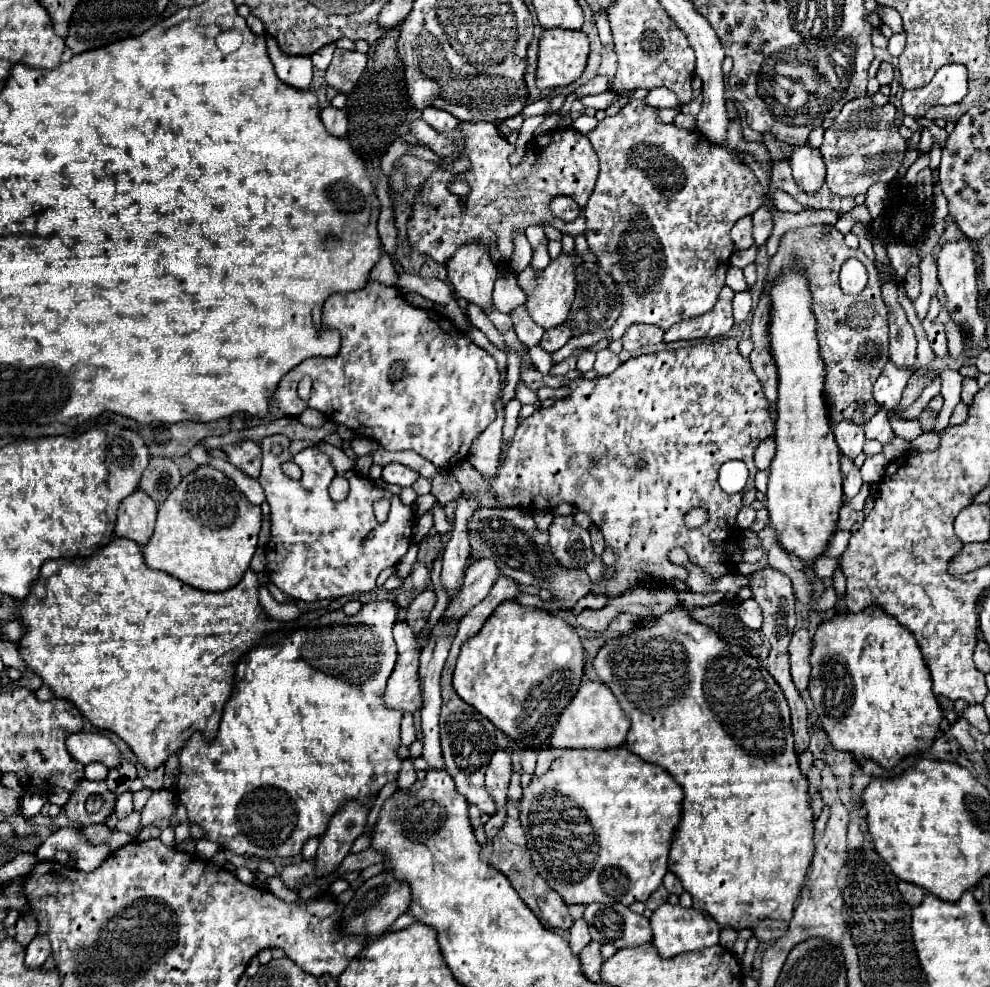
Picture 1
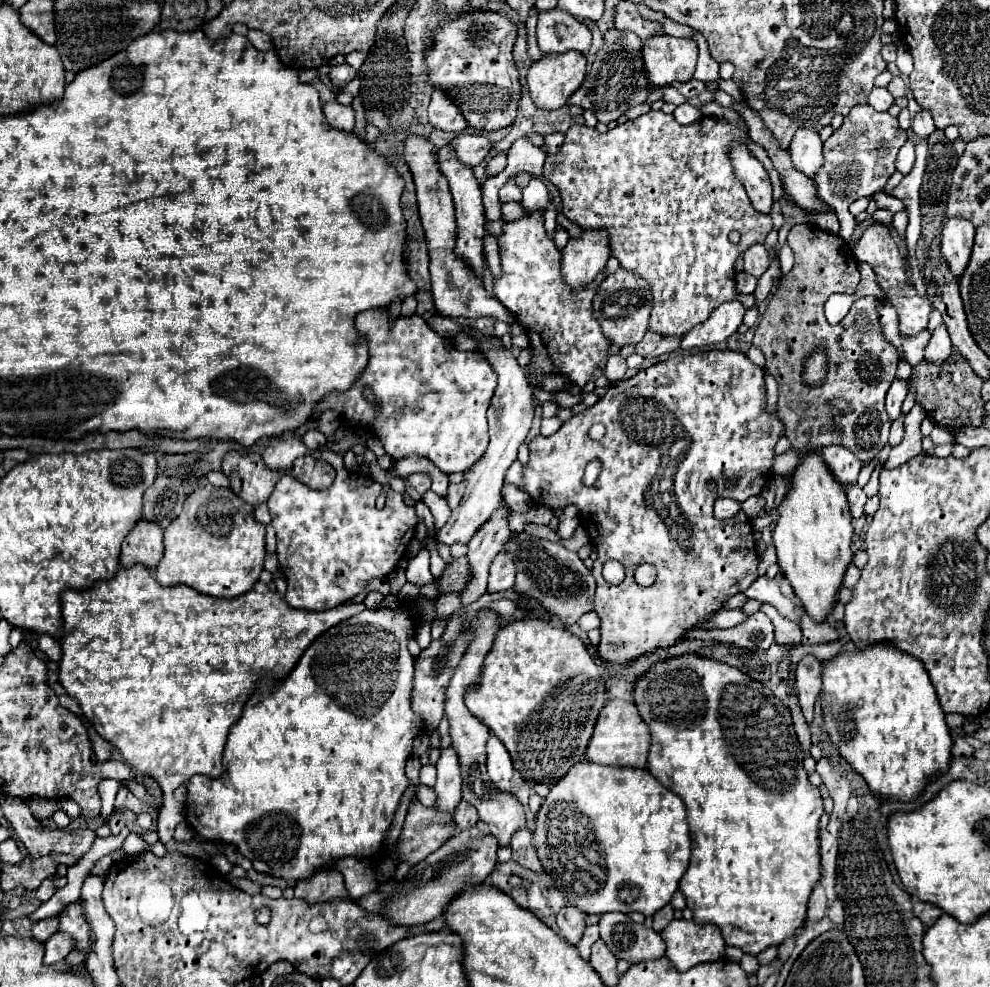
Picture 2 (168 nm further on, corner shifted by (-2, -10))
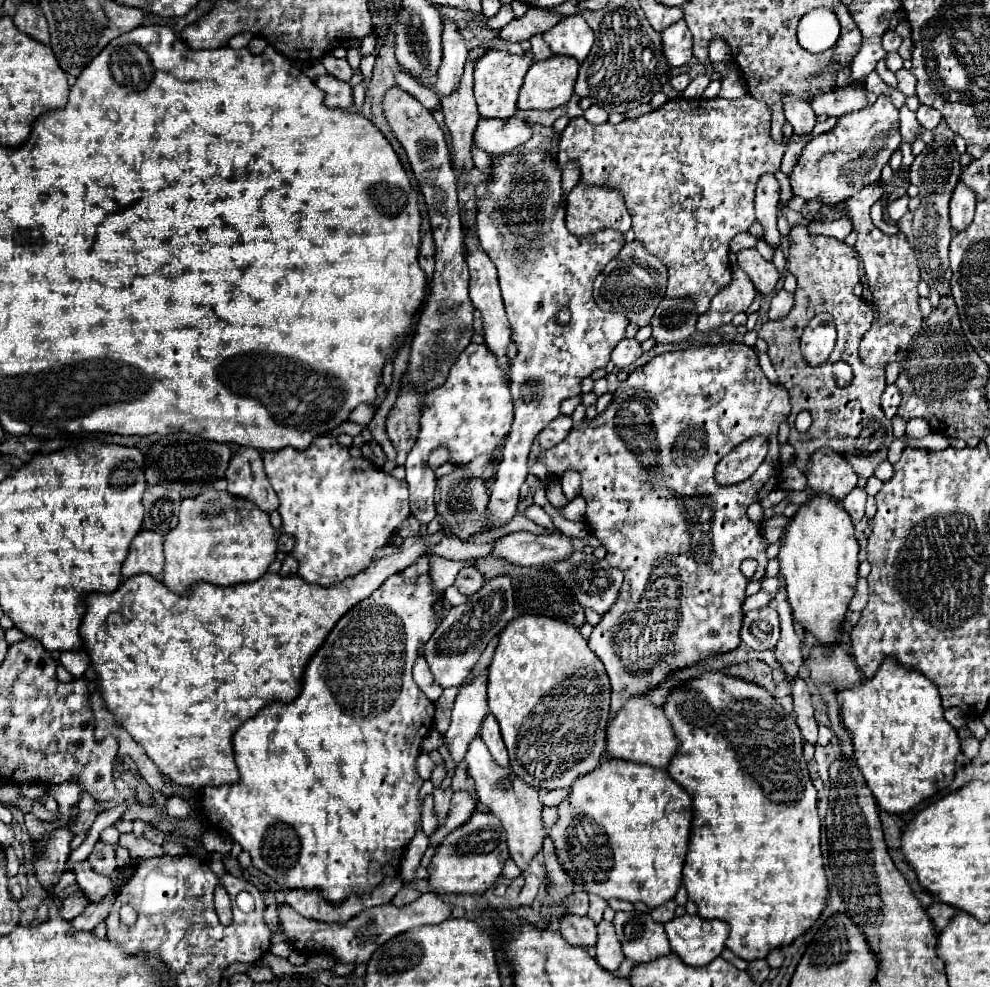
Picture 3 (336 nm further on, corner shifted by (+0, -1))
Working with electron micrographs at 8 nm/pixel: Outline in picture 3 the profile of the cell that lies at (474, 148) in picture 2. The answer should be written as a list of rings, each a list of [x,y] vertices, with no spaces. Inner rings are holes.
[[[480,119],[474,131],[474,145],[488,155],[502,155],[528,141],[532,129],[522,119]]]

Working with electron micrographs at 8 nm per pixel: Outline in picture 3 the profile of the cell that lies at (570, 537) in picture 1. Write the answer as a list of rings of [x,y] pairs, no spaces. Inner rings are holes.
[[[570,469],[570,473],[564,473],[564,477],[560,479],[560,485],[566,499],[574,499],[580,493],[580,475],[574,469]]]

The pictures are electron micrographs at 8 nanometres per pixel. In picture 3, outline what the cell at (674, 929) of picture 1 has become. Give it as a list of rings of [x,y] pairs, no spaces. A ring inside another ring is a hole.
[[[698,915],[674,917],[666,925],[672,951],[688,965],[702,967],[724,951],[730,925],[722,919],[702,919]]]

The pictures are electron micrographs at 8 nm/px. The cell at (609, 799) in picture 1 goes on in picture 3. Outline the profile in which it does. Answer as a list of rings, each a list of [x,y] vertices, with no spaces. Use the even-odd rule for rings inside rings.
[[[604,759],[594,771],[572,783],[568,797],[556,807],[556,811],[558,821],[552,825],[548,837],[554,843],[558,863],[574,885],[584,889],[588,895],[598,895],[606,901],[642,901],[648,907],[658,907],[674,899],[682,883],[682,867],[688,851],[692,799],[664,769],[622,759]]]

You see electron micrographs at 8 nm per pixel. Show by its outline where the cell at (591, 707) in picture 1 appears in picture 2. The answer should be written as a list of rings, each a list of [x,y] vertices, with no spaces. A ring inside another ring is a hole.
[[[608,700],[598,716],[594,736],[586,750],[586,760],[596,764],[606,764],[606,766],[644,768],[650,752],[650,742],[652,742],[652,734],[646,722],[642,720],[642,716],[638,714],[636,706],[626,700]]]

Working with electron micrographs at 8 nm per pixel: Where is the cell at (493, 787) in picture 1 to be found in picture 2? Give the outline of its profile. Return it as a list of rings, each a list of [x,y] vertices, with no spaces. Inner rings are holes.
[[[490,736],[488,744],[486,744],[486,752],[488,752],[486,764],[488,764],[490,780],[498,786],[498,790],[510,792],[514,768],[512,768],[512,760],[510,760],[508,750],[504,748],[504,744],[496,736]]]

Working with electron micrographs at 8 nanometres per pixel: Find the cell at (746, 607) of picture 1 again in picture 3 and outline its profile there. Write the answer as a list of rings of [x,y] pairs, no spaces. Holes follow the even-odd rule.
[[[762,607],[756,611],[748,611],[742,621],[740,639],[748,647],[756,651],[772,649],[780,635],[780,623],[778,613],[774,607]]]

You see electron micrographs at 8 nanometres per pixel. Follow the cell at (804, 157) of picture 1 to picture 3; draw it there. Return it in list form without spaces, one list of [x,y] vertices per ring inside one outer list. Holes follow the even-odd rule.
[[[784,97],[784,115],[786,115],[786,121],[794,127],[796,135],[810,139],[812,129],[816,125],[816,115],[810,103],[794,99],[794,97]]]

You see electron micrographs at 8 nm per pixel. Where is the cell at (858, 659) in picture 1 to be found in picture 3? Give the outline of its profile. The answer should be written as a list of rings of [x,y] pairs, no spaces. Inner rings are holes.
[[[886,657],[874,677],[862,679],[852,689],[836,691],[836,699],[840,705],[842,723],[852,737],[854,759],[866,779],[868,789],[880,803],[880,809],[888,813],[906,813],[920,801],[952,783],[956,755],[960,753],[960,739],[956,729],[944,719],[944,707],[936,685],[932,685],[922,673],[900,665],[892,657]]]

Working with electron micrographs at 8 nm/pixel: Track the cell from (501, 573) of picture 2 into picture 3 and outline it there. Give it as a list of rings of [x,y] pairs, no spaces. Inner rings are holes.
[[[508,533],[496,539],[490,555],[496,559],[504,559],[506,563],[516,567],[532,567],[570,557],[572,551],[574,549],[566,537]]]

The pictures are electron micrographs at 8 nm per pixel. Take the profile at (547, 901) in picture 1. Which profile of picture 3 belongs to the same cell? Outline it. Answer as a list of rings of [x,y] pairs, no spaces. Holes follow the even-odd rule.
[[[562,915],[558,923],[560,933],[570,945],[590,947],[596,943],[596,923],[592,919],[580,915]]]

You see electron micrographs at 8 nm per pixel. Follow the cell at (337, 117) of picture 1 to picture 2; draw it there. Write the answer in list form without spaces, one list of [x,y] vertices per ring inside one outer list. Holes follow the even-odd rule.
[[[330,100],[322,106],[326,120],[330,122],[330,126],[338,128],[338,130],[346,130],[352,132],[354,130],[354,110],[352,106],[342,106],[336,100]]]

